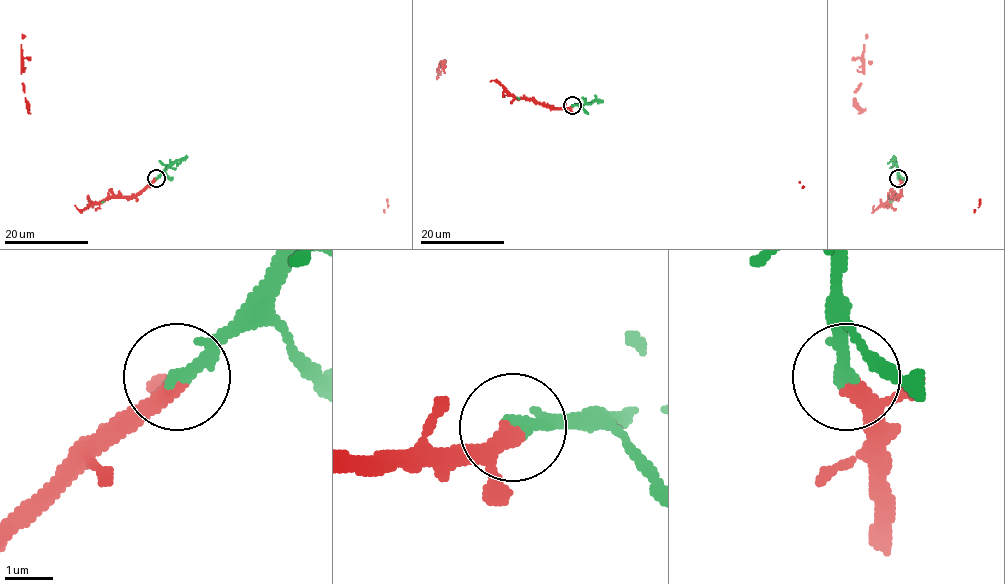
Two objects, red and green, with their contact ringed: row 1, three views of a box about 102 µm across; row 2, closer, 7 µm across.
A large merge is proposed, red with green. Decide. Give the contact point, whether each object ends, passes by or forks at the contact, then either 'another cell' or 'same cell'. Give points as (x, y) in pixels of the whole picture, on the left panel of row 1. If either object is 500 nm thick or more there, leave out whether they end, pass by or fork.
at (156, 178); red passes by; green ends there; same cell

